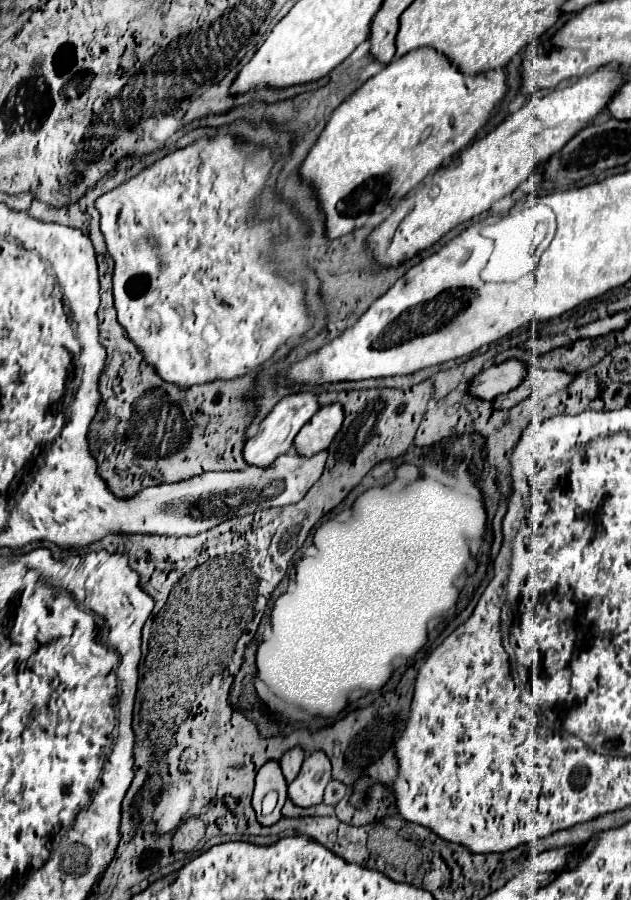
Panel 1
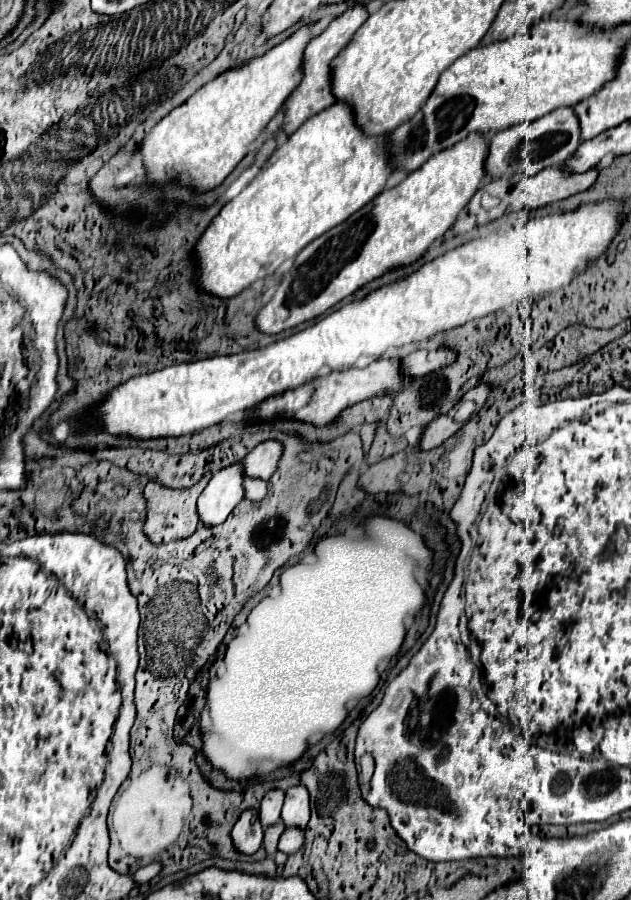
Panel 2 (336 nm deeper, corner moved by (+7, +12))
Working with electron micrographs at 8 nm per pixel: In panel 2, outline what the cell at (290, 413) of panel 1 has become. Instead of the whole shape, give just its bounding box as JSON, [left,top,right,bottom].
[198,460,244,526]

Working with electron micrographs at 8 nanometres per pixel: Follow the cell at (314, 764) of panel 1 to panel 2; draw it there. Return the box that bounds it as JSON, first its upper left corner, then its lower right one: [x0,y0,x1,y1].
[282,784,310,826]

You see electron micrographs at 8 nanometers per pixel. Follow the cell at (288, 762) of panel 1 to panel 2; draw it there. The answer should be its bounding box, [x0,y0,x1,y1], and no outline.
[260,788,284,828]

